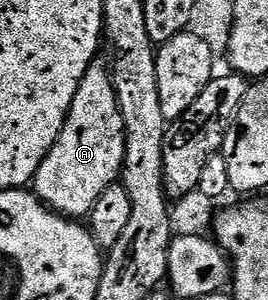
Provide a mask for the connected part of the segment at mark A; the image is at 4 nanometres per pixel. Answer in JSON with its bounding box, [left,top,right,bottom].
[33,59,127,219]

